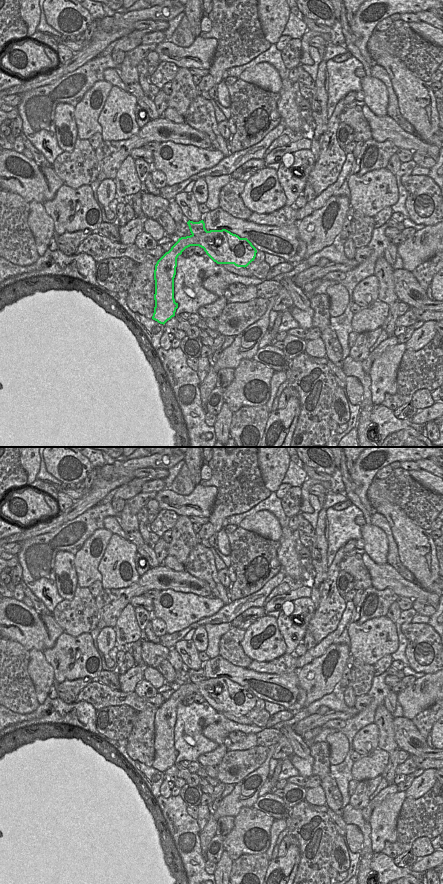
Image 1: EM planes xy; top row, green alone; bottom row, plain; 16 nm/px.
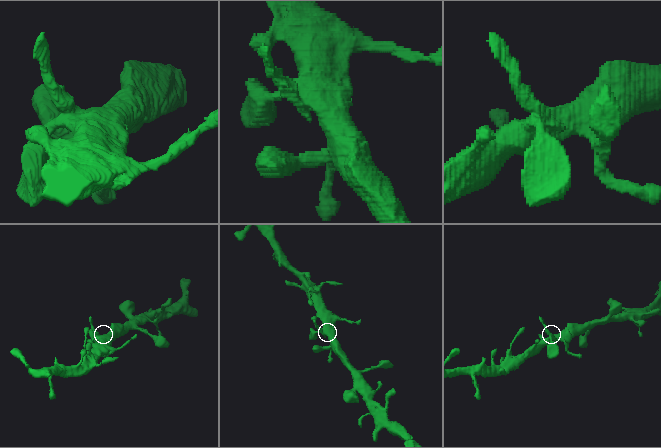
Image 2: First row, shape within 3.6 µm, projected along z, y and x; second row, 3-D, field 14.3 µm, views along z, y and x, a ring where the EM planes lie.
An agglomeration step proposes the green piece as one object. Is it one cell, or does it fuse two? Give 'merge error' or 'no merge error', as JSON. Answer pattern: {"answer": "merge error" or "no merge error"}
{"answer": "merge error"}

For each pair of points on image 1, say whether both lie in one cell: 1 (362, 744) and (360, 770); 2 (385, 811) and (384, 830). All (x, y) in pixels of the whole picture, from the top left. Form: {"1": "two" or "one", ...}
{"1": "two", "2": "one"}

